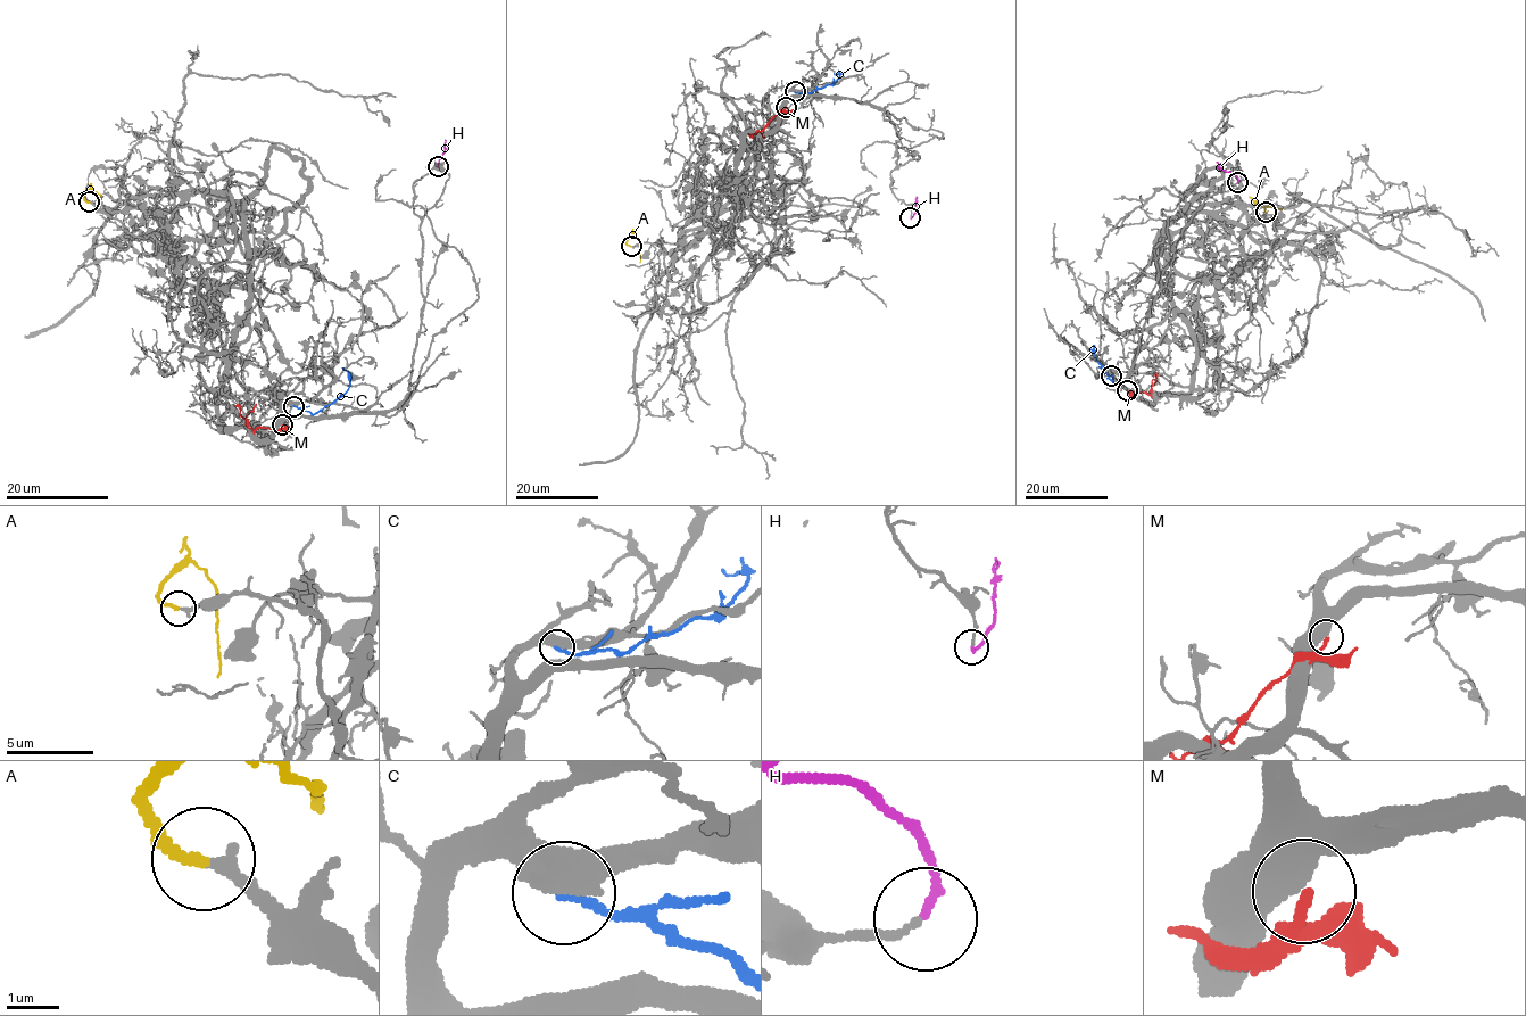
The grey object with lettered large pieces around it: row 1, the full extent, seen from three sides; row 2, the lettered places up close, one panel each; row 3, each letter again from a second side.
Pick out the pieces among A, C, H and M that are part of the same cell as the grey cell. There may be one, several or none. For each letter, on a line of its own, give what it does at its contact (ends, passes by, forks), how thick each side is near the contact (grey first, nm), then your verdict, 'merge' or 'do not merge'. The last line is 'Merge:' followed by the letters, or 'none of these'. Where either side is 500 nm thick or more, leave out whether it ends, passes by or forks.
A: it ends; calibres 280 and 200 nm; merge
C: calibres 500 and 200 nm; do not merge
H: it ends; calibres 140 and 150 nm; merge
M: calibres 750 and 190 nm; do not merge
Merge: A, H

